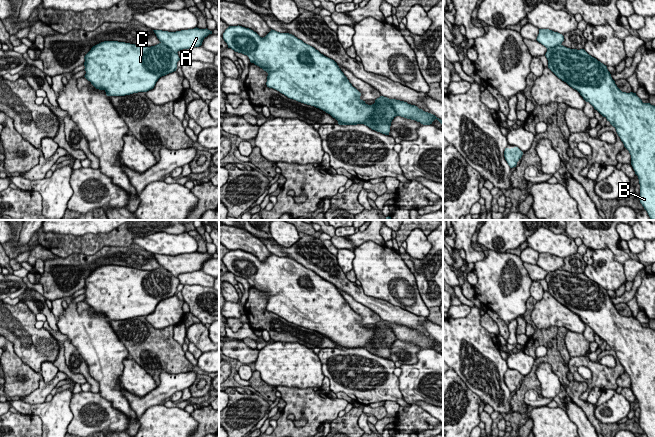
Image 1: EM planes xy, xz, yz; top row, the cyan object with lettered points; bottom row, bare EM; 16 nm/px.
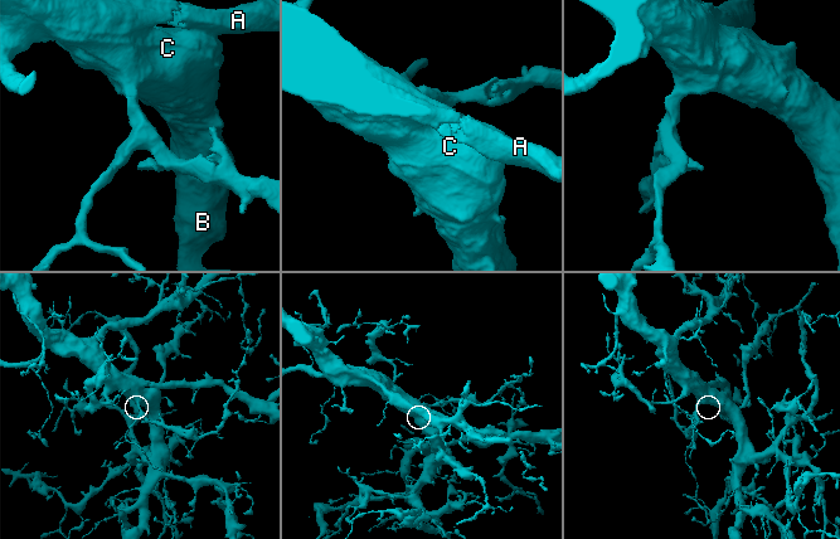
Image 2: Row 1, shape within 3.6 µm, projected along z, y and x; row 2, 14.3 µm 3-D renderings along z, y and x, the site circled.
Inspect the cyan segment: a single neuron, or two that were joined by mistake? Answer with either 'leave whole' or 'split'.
leave whole

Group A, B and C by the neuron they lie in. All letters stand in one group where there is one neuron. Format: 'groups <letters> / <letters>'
groups A B C

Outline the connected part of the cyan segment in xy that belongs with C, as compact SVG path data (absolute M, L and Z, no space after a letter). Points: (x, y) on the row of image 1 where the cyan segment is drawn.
M188 29L176 32L168 32L162 30L153 30L159 39L160 43L151 46L140 46L125 42L118 41L104 41L91 48L91 50L85 55L85 78L91 82L91 84L99 90L104 90L107 96L125 96L138 92L147 92L154 88L158 79L169 73L176 71L177 62L180 60L178 51L183 49L189 49L199 47L205 37L212 34L212 31L206 29Z

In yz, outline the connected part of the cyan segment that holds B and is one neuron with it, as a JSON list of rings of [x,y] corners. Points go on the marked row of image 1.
[[[539,29],[536,39],[547,48],[548,68],[562,81],[577,90],[586,102],[616,129],[624,147],[631,155],[631,165],[640,184],[639,200],[651,220],[655,220],[655,106],[643,103],[636,93],[622,92],[612,79],[607,66],[584,49],[562,45],[564,36],[549,29]]]

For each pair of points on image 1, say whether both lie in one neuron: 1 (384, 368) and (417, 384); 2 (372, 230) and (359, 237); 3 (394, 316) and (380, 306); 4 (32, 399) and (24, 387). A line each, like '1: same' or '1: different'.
1: different
2: same
3: same
4: different

